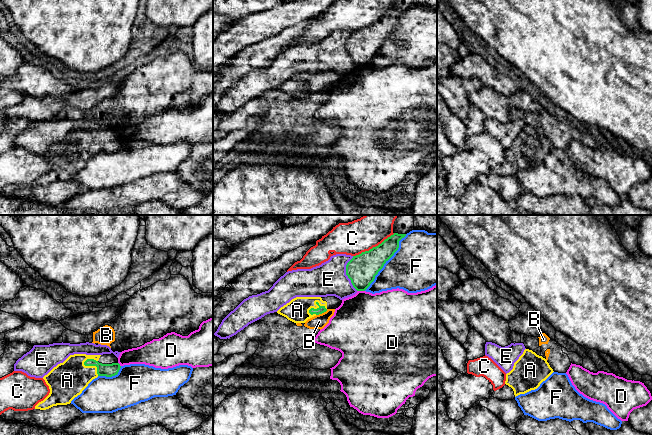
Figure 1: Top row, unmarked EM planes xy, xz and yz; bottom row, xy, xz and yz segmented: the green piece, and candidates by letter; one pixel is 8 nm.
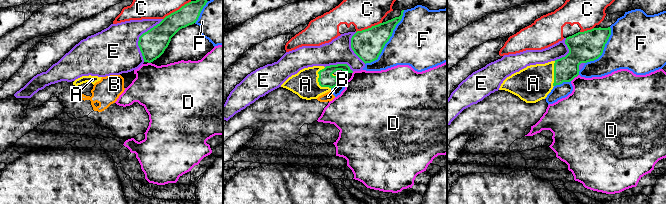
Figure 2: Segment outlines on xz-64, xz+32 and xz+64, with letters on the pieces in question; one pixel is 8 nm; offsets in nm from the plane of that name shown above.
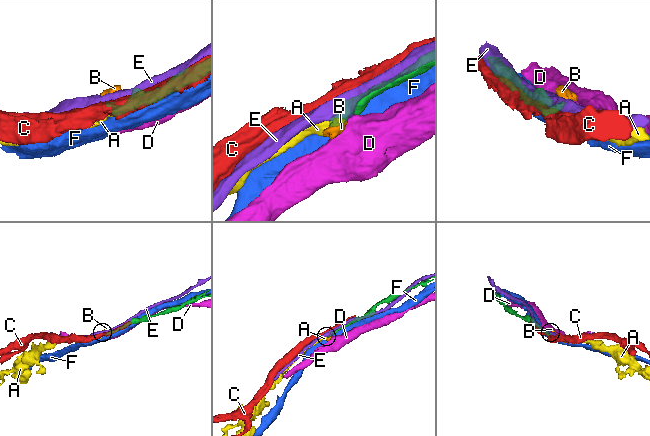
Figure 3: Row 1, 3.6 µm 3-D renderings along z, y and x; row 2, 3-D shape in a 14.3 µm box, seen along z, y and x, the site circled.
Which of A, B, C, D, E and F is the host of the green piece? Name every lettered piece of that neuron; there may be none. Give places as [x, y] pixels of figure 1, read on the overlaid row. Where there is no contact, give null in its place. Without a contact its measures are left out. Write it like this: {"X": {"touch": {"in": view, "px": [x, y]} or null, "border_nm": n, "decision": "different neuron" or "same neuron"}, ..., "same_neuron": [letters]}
{"A": {"touch": {"in": "xy", "px": [91, 365]}, "border_nm": 170, "decision": "same neuron"}, "B": {"touch": {"in": "xz", "px": [321, 313]}, "border_nm": 110, "decision": "different neuron"}, "C": {"touch": {"in": "xz", "px": [373, 247]}, "border_nm": 380, "decision": "different neuron"}, "D": {"touch": {"in": "xz", "px": [361, 290]}, "border_nm": 60, "decision": "different neuron"}, "E": {"touch": {"in": "xz", "px": [346, 273]}, "border_nm": 280, "decision": "different neuron"}, "F": {"touch": {"in": "xz", "px": [385, 262]}, "border_nm": 550, "decision": "different neuron"}, "same_neuron": ["A"]}

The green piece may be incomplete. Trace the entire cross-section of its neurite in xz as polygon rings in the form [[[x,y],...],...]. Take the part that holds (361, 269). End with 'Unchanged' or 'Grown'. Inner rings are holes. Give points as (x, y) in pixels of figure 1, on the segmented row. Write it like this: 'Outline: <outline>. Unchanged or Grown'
Outline: [[[394,233],[378,246],[353,256],[346,265],[346,275],[357,291],[365,291],[370,286],[384,264],[398,250],[399,241],[405,236]]]. Unchanged

